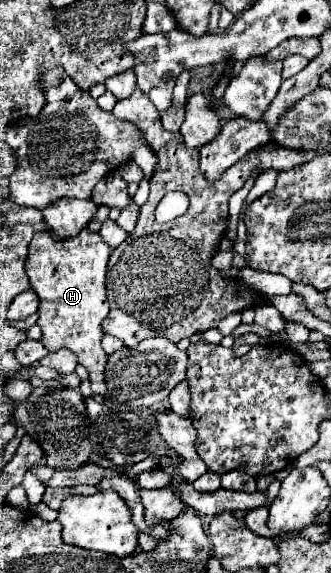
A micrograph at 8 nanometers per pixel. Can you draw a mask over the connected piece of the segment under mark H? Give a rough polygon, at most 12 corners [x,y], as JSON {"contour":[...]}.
{"contour":[[89,228],[29,244],[41,342],[105,394],[111,248]]}

